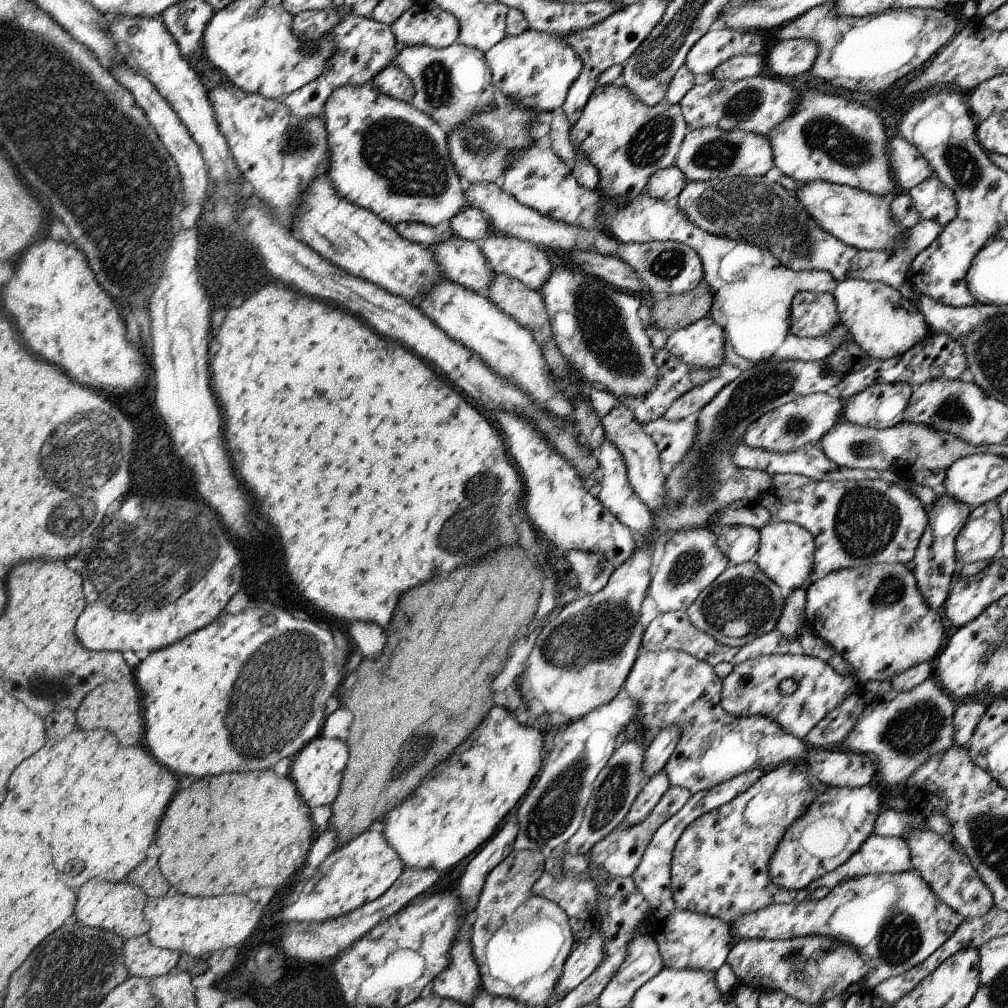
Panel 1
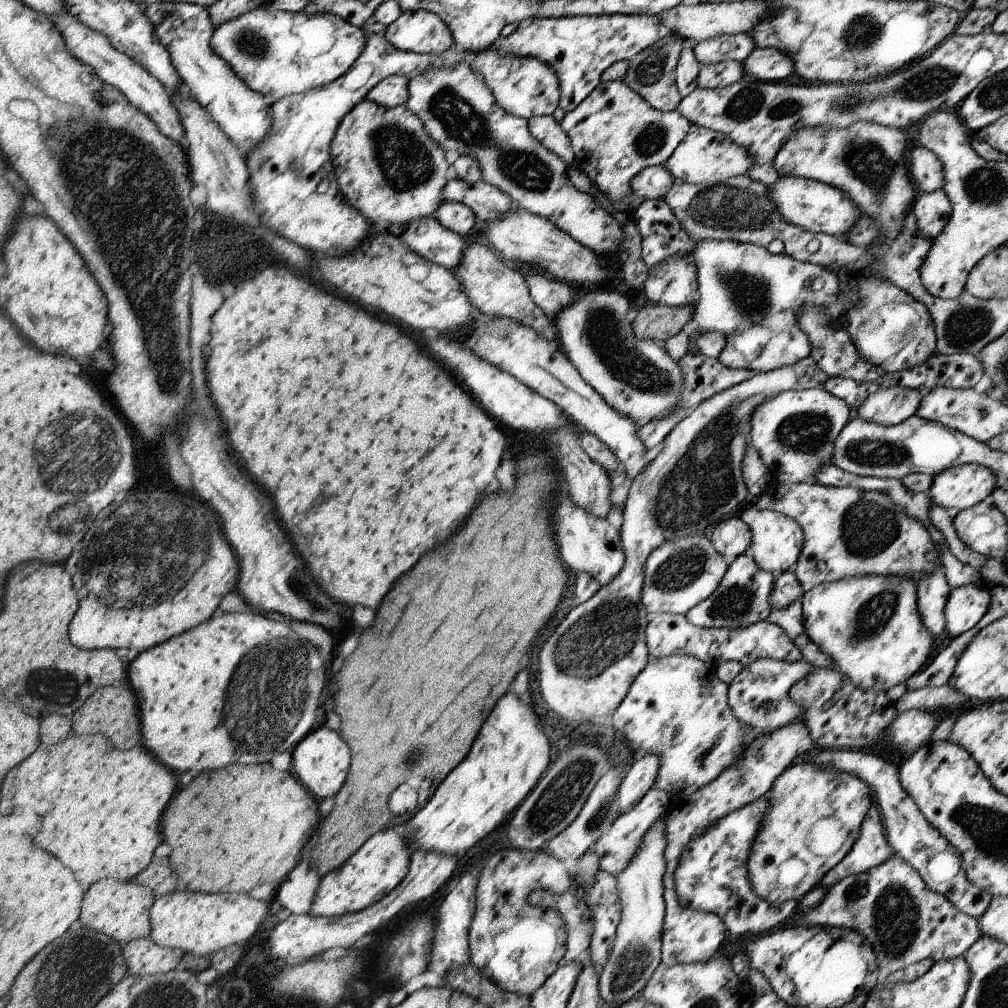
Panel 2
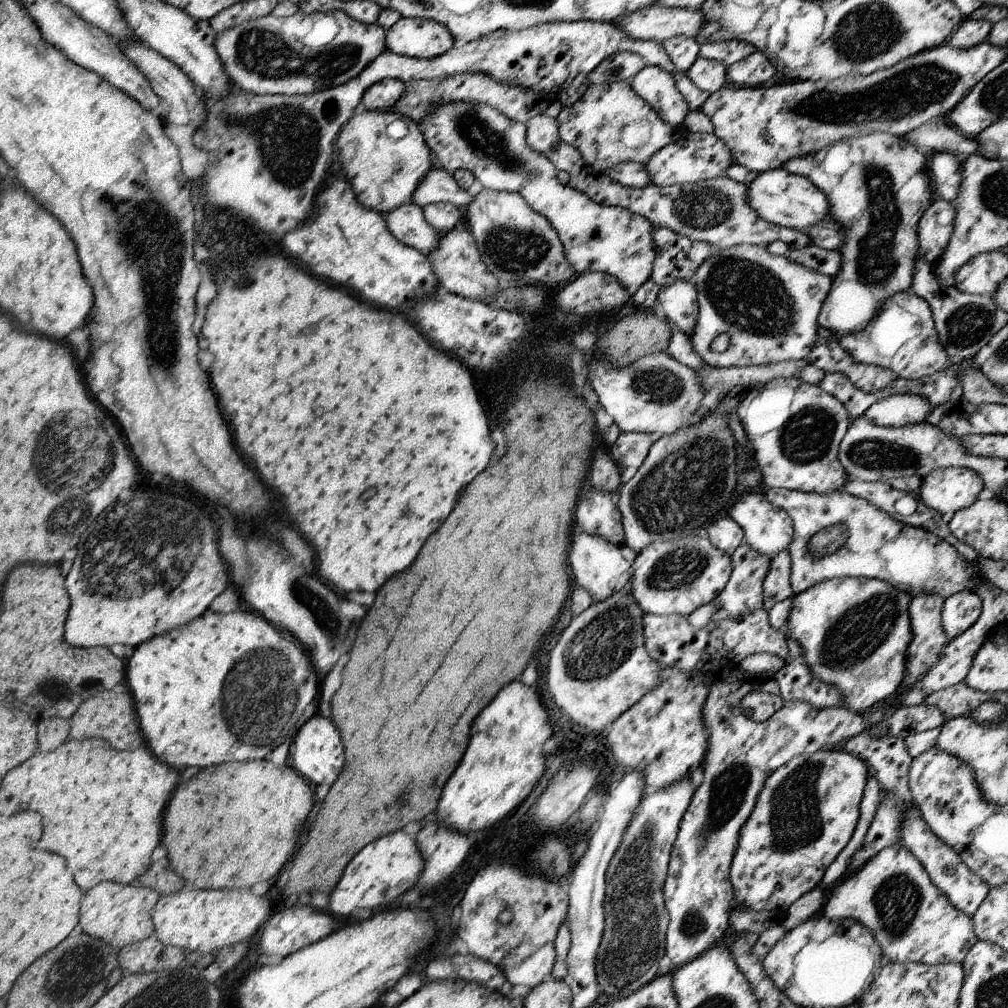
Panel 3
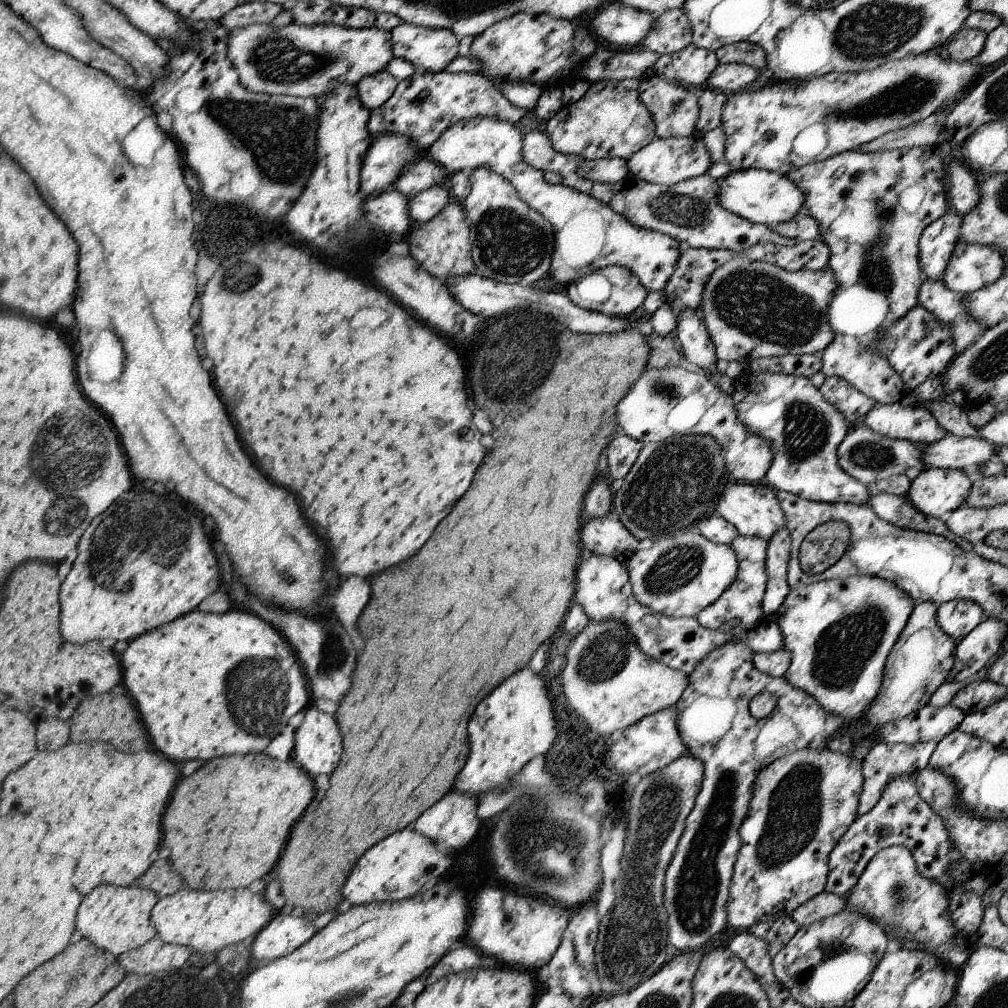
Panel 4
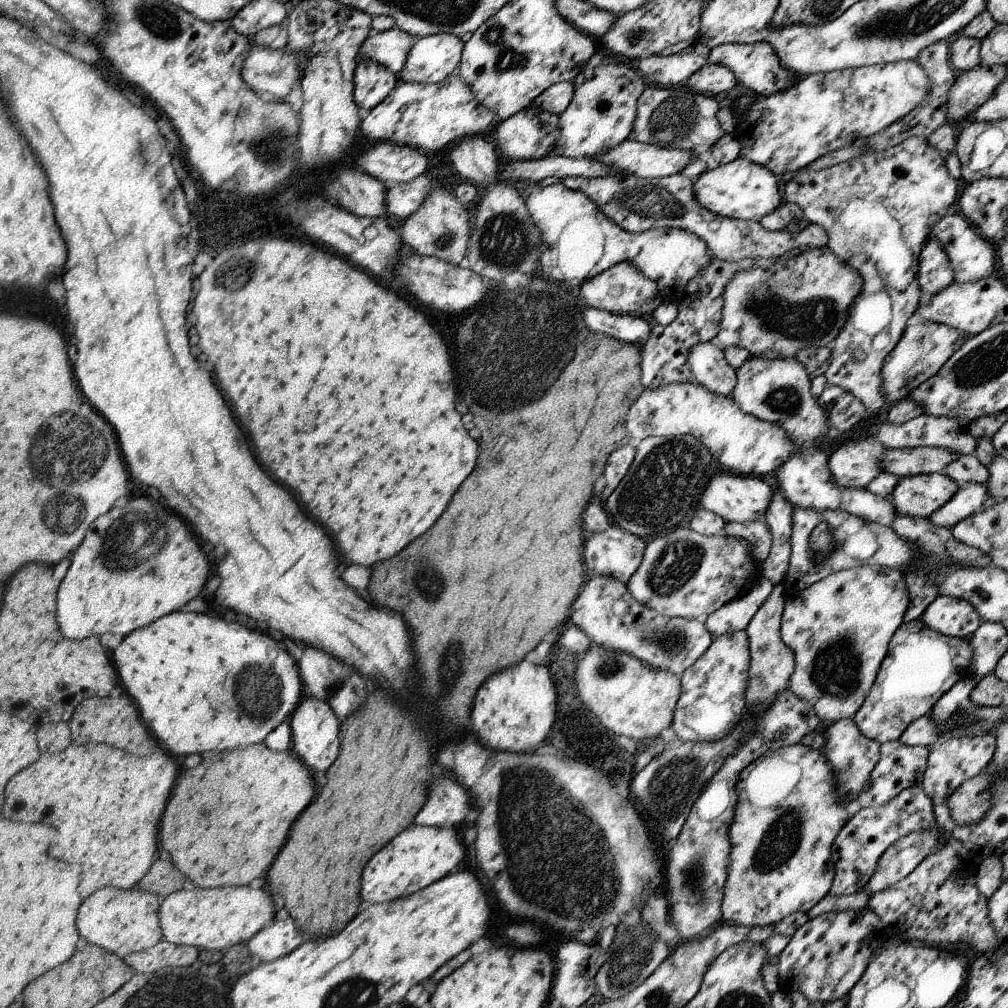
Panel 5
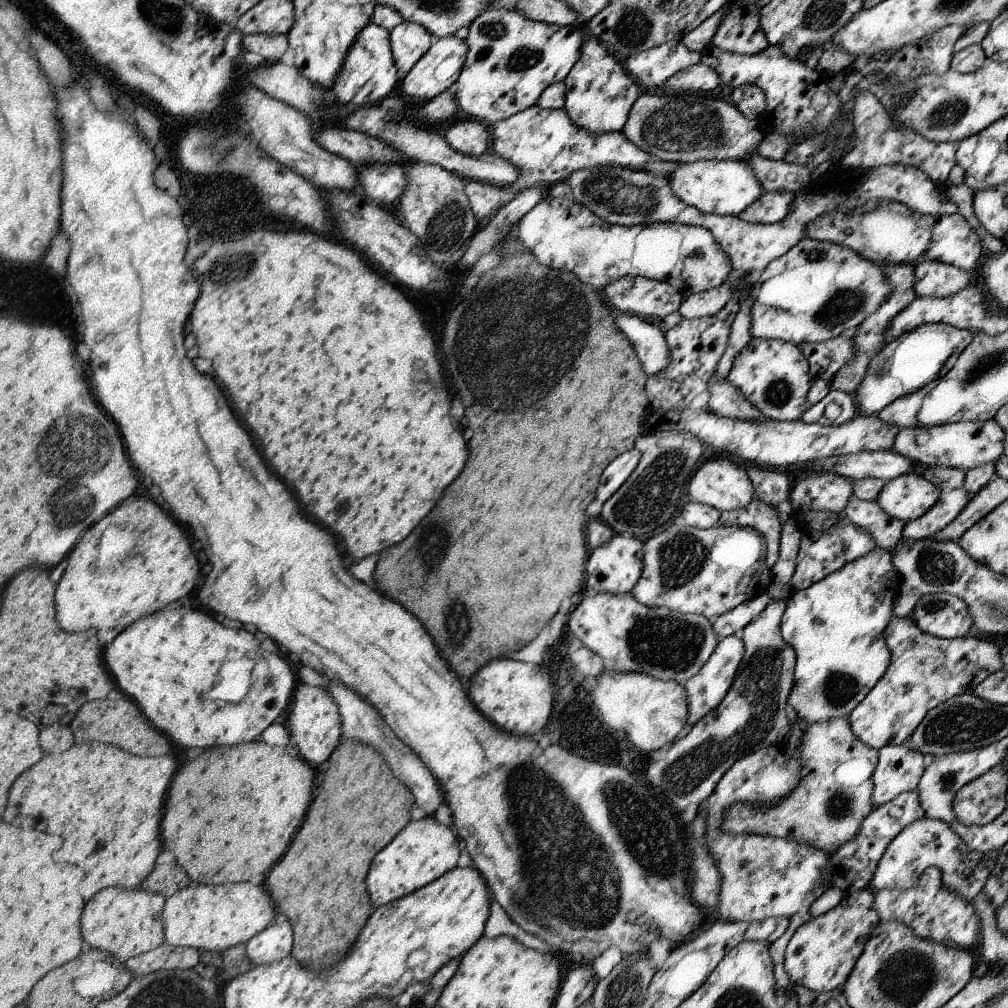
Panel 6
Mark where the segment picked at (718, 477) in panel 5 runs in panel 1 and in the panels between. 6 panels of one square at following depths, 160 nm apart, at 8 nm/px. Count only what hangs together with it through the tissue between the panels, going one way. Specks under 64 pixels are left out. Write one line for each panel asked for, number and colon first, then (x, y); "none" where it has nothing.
1: (787, 550)
2: (776, 539)
3: (769, 529)
4: (754, 509)

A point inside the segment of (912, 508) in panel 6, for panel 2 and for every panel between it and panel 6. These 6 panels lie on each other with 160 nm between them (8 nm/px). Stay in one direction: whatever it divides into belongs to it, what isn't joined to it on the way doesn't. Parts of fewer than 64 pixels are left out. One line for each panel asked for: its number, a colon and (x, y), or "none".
2: (964, 486)
3: (951, 489)
4: (933, 492)
5: (920, 495)

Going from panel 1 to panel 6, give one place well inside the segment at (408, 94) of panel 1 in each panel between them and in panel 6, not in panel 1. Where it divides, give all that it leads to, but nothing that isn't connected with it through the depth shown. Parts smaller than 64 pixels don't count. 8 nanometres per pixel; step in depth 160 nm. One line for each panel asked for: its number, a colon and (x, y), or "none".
2: (393, 91)
3: (383, 96)
4: (374, 90)
5: (373, 82)
6: (369, 74)

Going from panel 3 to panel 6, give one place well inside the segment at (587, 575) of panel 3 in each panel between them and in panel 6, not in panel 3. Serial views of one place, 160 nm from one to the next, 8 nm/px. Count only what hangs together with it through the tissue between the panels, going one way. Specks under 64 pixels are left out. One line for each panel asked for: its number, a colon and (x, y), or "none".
4: (604, 591)
5: (612, 618)
6: (629, 637)

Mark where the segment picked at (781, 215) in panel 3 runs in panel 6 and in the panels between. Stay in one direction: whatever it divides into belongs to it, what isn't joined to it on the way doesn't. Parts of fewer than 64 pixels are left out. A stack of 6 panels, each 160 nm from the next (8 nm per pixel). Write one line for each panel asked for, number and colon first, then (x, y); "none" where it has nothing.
4: (761, 196)
5: (742, 189)
6: (724, 187)

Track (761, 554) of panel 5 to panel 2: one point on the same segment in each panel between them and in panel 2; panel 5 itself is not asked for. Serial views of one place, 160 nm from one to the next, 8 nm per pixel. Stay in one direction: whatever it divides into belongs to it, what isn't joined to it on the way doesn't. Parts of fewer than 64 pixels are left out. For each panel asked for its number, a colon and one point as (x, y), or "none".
2: (743, 598)
3: (744, 594)
4: (743, 603)

